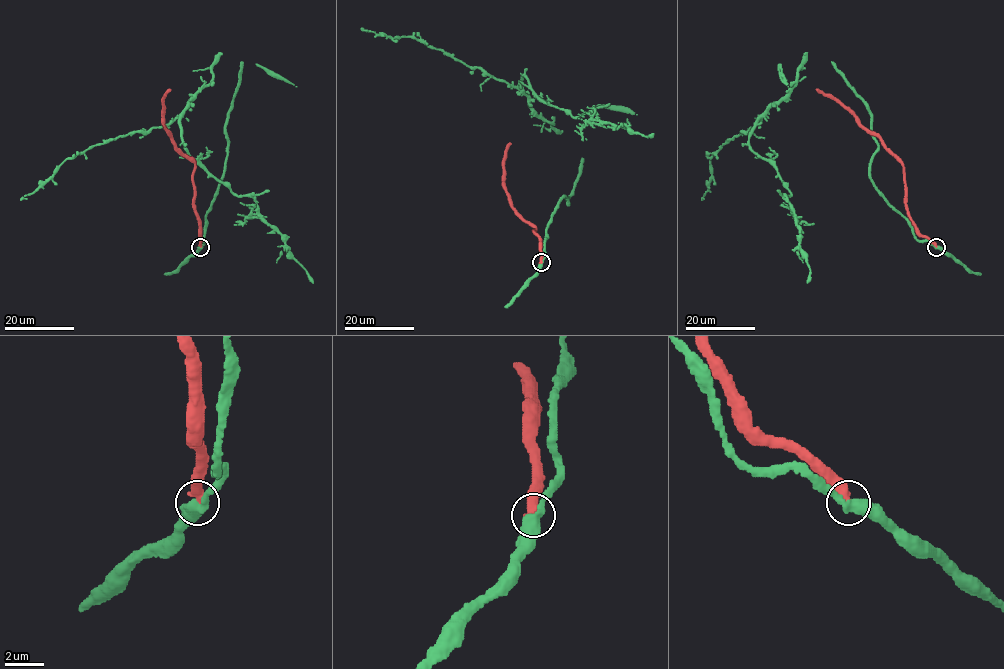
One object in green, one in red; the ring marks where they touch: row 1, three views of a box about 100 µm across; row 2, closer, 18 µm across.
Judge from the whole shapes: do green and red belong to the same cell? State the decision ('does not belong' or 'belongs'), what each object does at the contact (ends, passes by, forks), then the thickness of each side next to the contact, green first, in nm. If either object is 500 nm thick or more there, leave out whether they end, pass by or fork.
does not belong | green passes by | red ends | 440/400 nm

